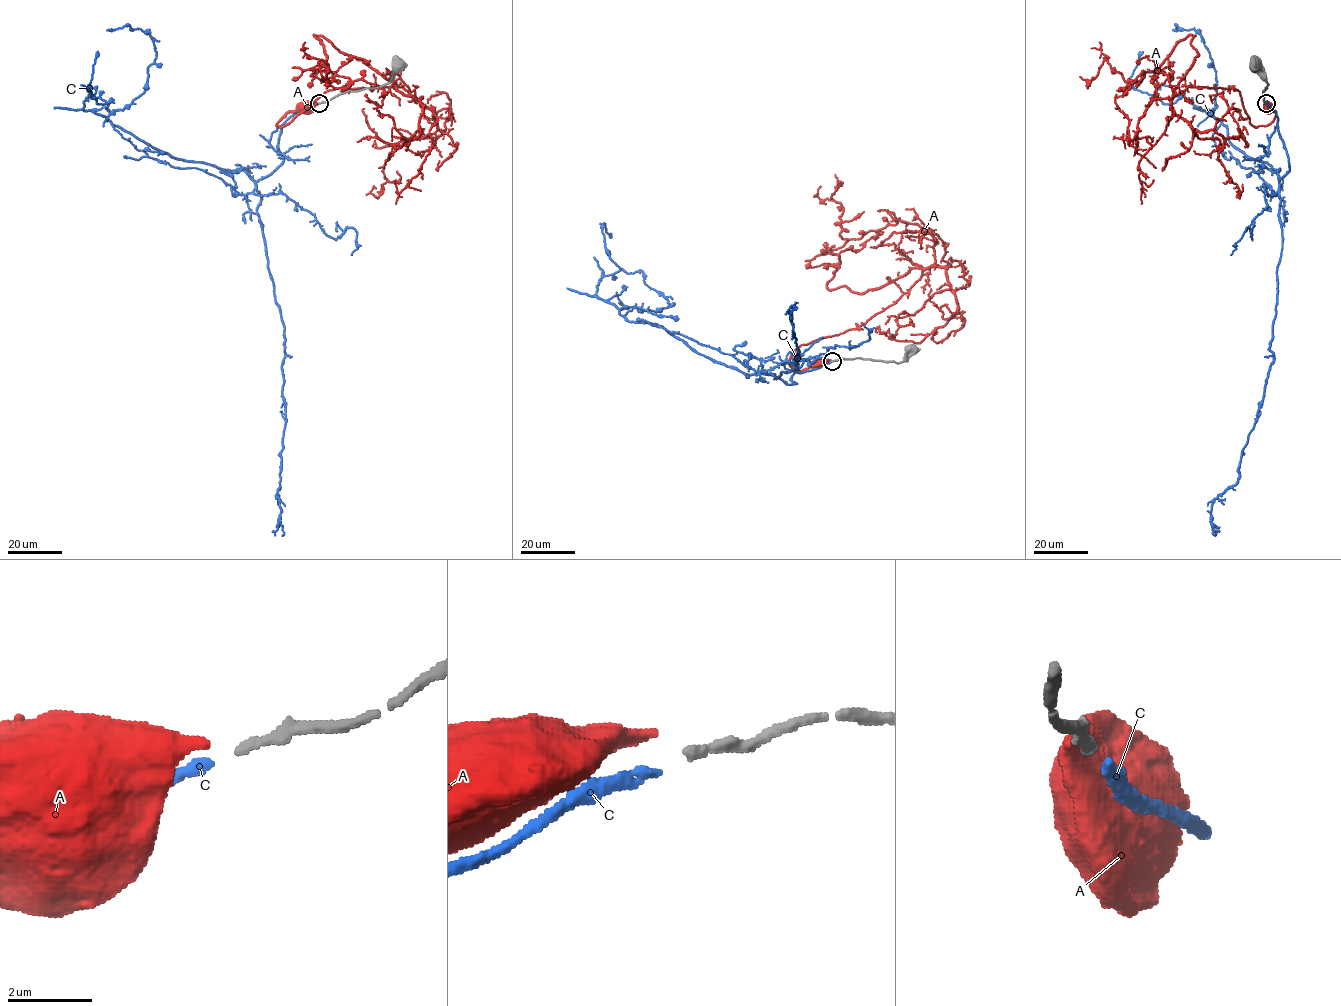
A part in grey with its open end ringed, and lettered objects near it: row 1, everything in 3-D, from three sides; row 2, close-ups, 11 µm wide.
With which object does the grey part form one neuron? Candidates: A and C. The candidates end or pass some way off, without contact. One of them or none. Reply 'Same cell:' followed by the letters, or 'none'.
Same cell: C

